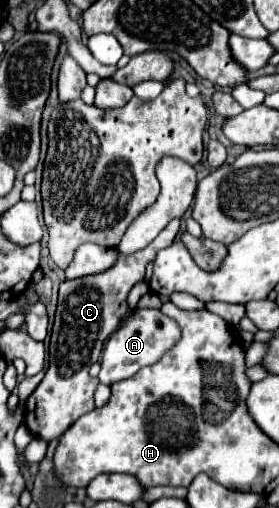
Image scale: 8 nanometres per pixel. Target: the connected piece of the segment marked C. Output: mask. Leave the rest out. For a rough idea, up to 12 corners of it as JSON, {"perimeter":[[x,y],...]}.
{"perimeter":[[179,220],[111,268],[63,280],[49,368],[25,404],[37,438],[95,410],[89,368]]}

